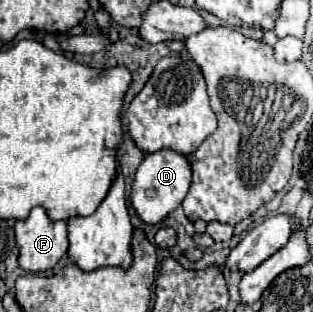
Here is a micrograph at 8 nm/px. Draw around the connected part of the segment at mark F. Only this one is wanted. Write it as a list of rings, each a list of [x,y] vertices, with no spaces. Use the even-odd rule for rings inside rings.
[[[36,207],[26,221],[16,221],[16,245],[20,249],[18,265],[28,273],[44,273],[68,251],[66,221],[50,221],[42,207]]]

